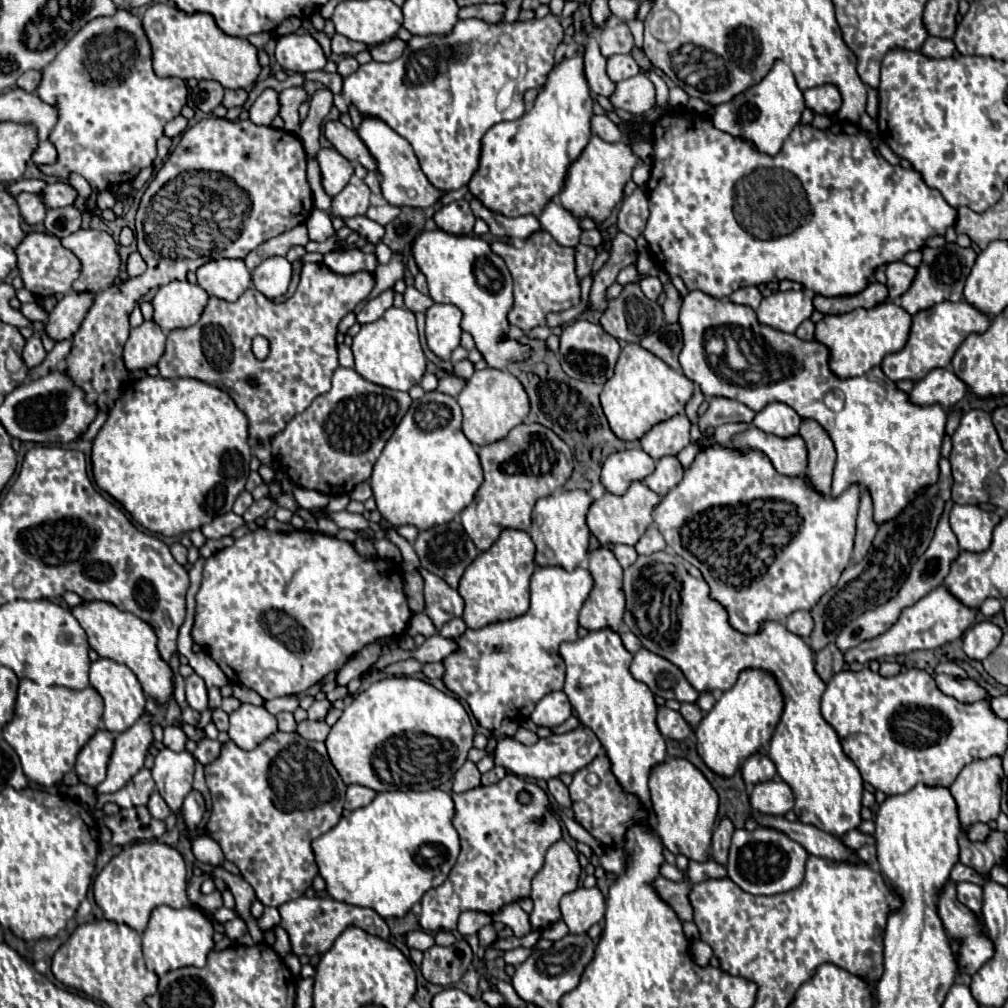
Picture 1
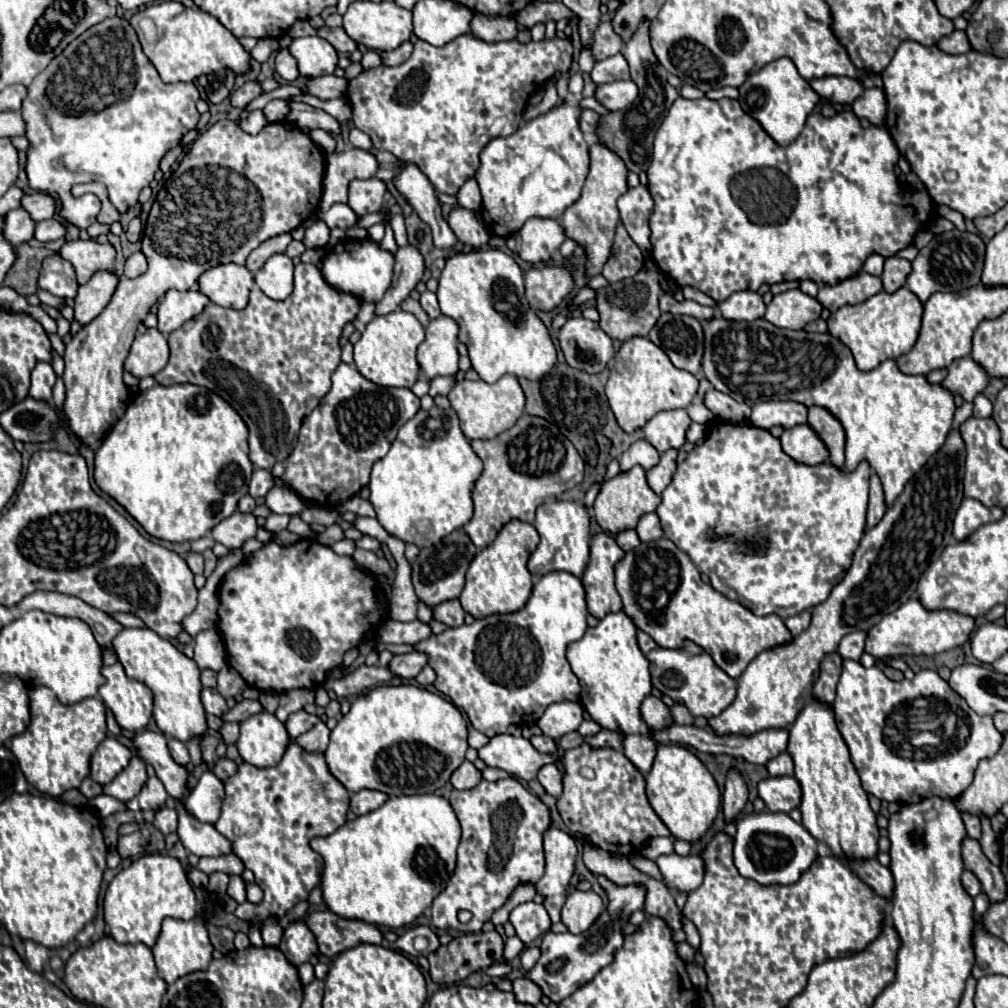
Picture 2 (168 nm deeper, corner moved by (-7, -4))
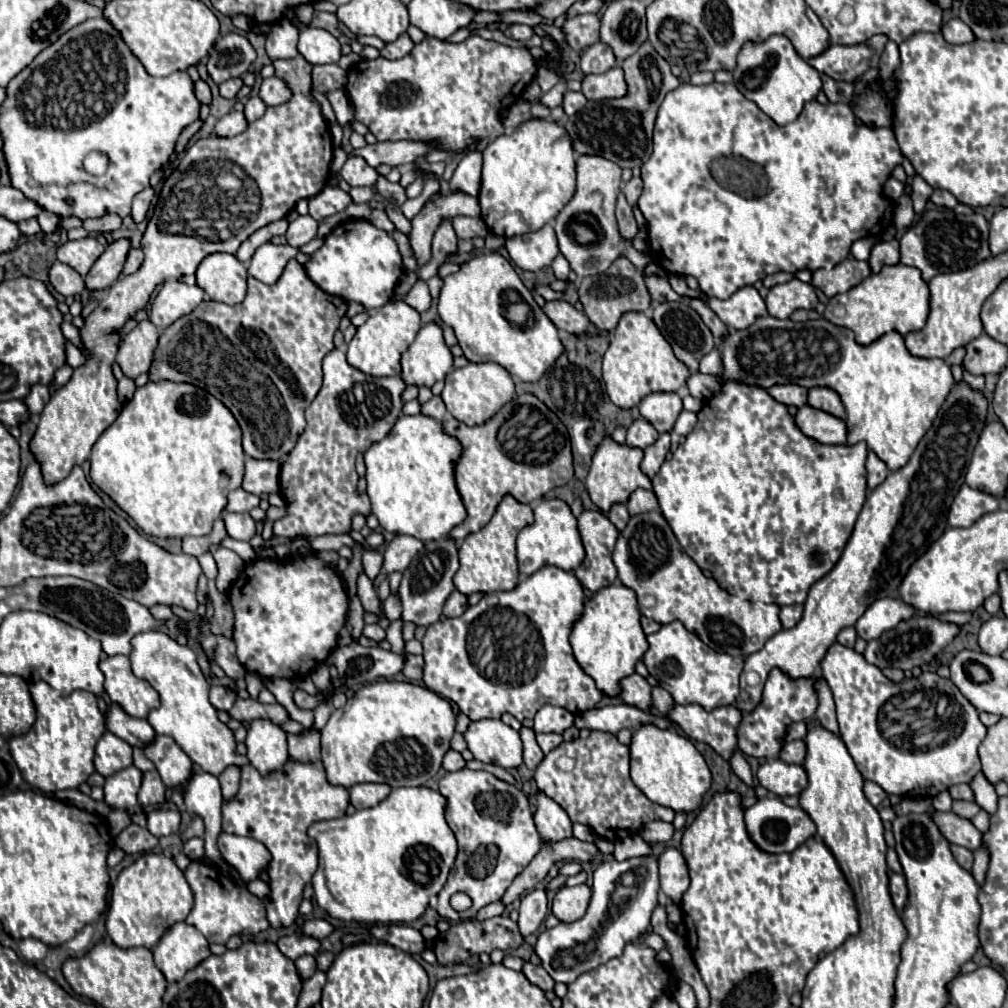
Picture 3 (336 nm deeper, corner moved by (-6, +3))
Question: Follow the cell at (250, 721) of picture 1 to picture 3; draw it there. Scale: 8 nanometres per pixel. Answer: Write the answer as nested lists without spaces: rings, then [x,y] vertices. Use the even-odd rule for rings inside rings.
[[[266,719],[250,723],[246,747],[248,747],[246,755],[260,775],[270,775],[278,771],[290,759],[286,733],[278,725]]]

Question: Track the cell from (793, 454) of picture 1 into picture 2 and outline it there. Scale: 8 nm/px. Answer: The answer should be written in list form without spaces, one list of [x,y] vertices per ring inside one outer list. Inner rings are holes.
[[[807,424],[785,430],[781,434],[781,448],[797,464],[819,466],[827,462],[827,448],[823,442],[819,442],[819,436]]]

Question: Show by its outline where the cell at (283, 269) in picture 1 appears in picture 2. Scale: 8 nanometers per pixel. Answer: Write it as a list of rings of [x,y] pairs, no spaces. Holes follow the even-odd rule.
[[[285,254],[271,256],[255,274],[255,284],[273,300],[285,300],[293,292],[293,262]]]

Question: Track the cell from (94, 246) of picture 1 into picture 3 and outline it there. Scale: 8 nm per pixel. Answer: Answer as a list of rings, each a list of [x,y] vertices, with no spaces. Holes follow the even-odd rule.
[[[86,237],[78,241],[66,241],[62,247],[58,247],[58,261],[70,265],[82,277],[86,277],[90,267],[102,253],[104,247],[94,237]]]

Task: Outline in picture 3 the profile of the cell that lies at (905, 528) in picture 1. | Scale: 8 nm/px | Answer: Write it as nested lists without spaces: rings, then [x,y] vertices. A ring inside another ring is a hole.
[[[964,379],[956,381],[910,461],[898,471],[892,471],[884,483],[868,493],[840,561],[826,577],[810,587],[802,621],[792,629],[778,631],[760,651],[746,657],[740,677],[740,701],[736,701],[742,713],[758,705],[770,669],[780,667],[792,679],[812,677],[818,659],[822,659],[822,651],[836,641],[840,629],[854,625],[858,615],[862,615],[866,605],[874,599],[896,595],[898,583],[904,579],[910,565],[924,555],[930,543],[946,529],[950,503],[958,487],[964,485],[972,451],[986,425],[986,415],[988,399],[984,393],[970,389]],[[748,673],[756,673],[760,681],[750,685],[746,681]]]

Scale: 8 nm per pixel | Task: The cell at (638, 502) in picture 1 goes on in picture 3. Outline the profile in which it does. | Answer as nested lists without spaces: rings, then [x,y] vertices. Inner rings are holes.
[[[612,437],[602,439],[602,443],[594,451],[592,465],[590,465],[590,471],[588,471],[588,477],[586,477],[586,489],[590,493],[590,499],[596,503],[596,507],[600,511],[608,513],[612,503],[626,503],[626,499],[630,497],[630,493],[636,487],[652,489],[650,479],[640,471],[642,455],[644,453],[638,447],[628,447],[628,445],[616,443]]]

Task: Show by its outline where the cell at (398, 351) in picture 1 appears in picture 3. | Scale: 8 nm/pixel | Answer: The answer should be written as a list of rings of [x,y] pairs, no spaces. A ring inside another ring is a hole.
[[[388,301],[384,307],[376,309],[362,327],[358,327],[356,335],[348,343],[346,361],[354,369],[358,369],[366,375],[374,375],[374,377],[398,375],[398,371],[400,371],[398,359],[410,347],[410,343],[414,341],[420,327],[422,327],[422,323],[420,323],[418,311],[414,311],[404,301]]]

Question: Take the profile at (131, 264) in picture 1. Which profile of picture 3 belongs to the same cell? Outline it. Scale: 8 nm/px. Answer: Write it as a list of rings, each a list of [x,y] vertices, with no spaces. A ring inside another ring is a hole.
[[[130,249],[130,253],[128,253],[128,259],[126,259],[126,265],[124,265],[122,273],[124,273],[124,275],[130,275],[130,273],[138,271],[138,269],[140,269],[140,265],[142,265],[142,259],[144,259],[142,249]]]

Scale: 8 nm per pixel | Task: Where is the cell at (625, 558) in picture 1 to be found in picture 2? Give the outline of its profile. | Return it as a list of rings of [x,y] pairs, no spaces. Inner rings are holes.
[[[625,530],[623,534],[615,534],[615,542],[617,542],[625,552],[631,552],[633,548],[637,548],[637,546],[641,544],[635,530]]]

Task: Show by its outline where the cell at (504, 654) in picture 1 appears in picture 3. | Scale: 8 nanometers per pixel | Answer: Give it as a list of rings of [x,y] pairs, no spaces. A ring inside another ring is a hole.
[[[542,567],[534,575],[522,579],[510,591],[486,593],[476,605],[456,619],[444,619],[426,629],[422,639],[424,645],[424,685],[440,697],[454,701],[462,713],[472,721],[478,719],[500,719],[502,713],[514,715],[518,721],[532,719],[536,711],[550,703],[564,707],[574,715],[594,709],[604,693],[596,687],[594,679],[582,671],[572,655],[568,641],[572,623],[582,615],[584,591],[574,573],[558,567]]]

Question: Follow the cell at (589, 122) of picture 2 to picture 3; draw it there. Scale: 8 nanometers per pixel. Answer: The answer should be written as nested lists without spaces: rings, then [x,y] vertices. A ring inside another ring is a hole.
[[[566,91],[564,93],[562,107],[564,107],[566,115],[574,115],[574,111],[580,111],[584,105],[586,105],[586,97],[582,93],[576,93],[576,91]]]

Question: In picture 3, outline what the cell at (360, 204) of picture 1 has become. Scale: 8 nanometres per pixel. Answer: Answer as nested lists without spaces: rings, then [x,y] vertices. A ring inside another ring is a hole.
[[[348,155],[340,177],[350,185],[350,187],[374,187],[376,185],[376,169],[370,167],[362,157],[358,155]]]

